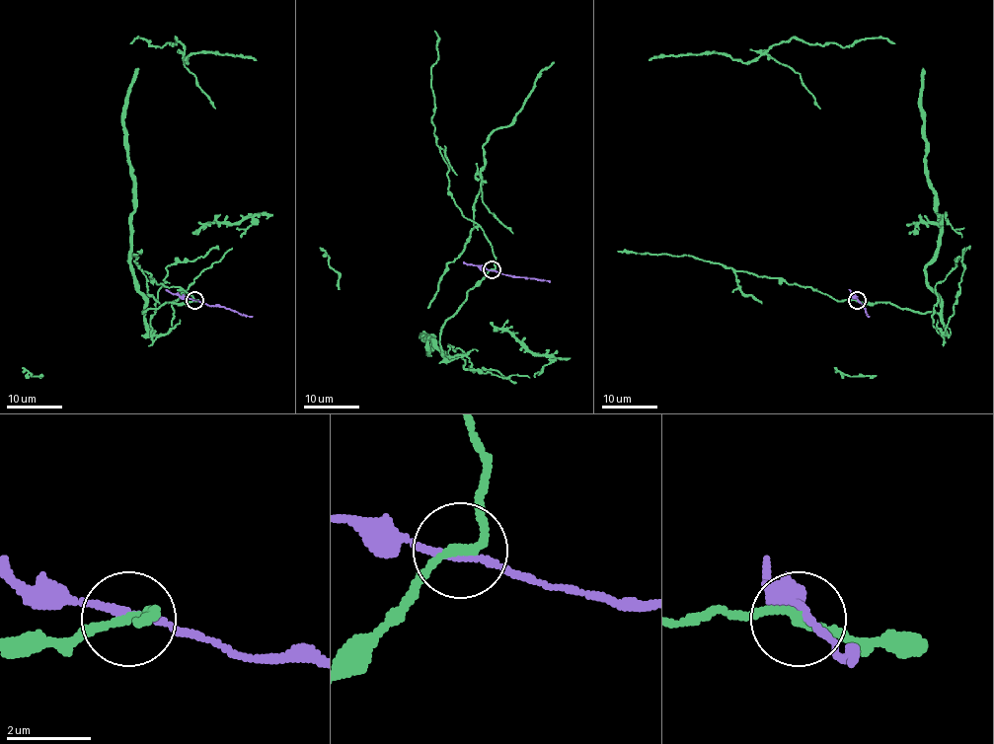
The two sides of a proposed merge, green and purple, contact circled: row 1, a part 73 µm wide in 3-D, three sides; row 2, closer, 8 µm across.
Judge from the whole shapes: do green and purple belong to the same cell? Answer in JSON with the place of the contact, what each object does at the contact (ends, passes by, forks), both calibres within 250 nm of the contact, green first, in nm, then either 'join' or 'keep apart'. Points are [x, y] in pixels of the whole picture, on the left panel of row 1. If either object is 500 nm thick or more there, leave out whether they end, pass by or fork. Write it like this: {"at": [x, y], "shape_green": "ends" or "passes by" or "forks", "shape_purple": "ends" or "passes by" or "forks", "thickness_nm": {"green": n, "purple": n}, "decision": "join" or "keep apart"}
{"at": [194, 300], "shape_green": "passes by", "shape_purple": "passes by", "thickness_nm": {"green": 190, "purple": 160}, "decision": "keep apart"}

